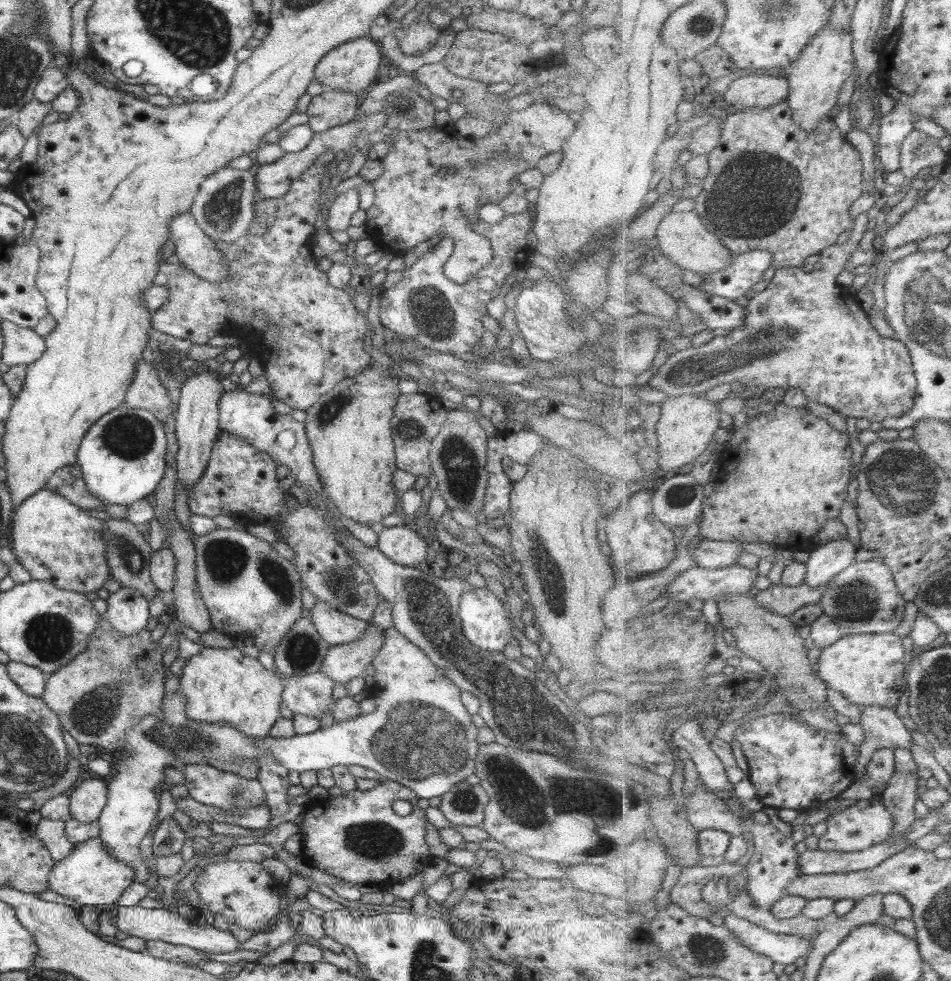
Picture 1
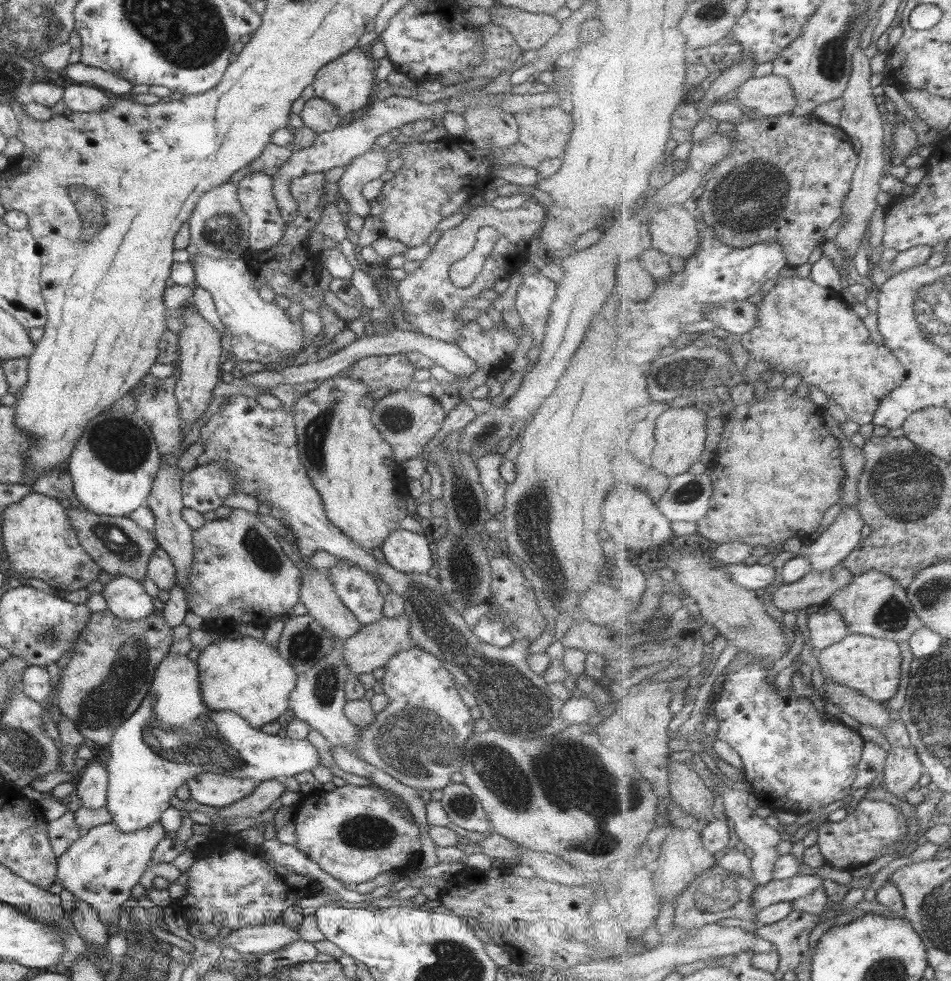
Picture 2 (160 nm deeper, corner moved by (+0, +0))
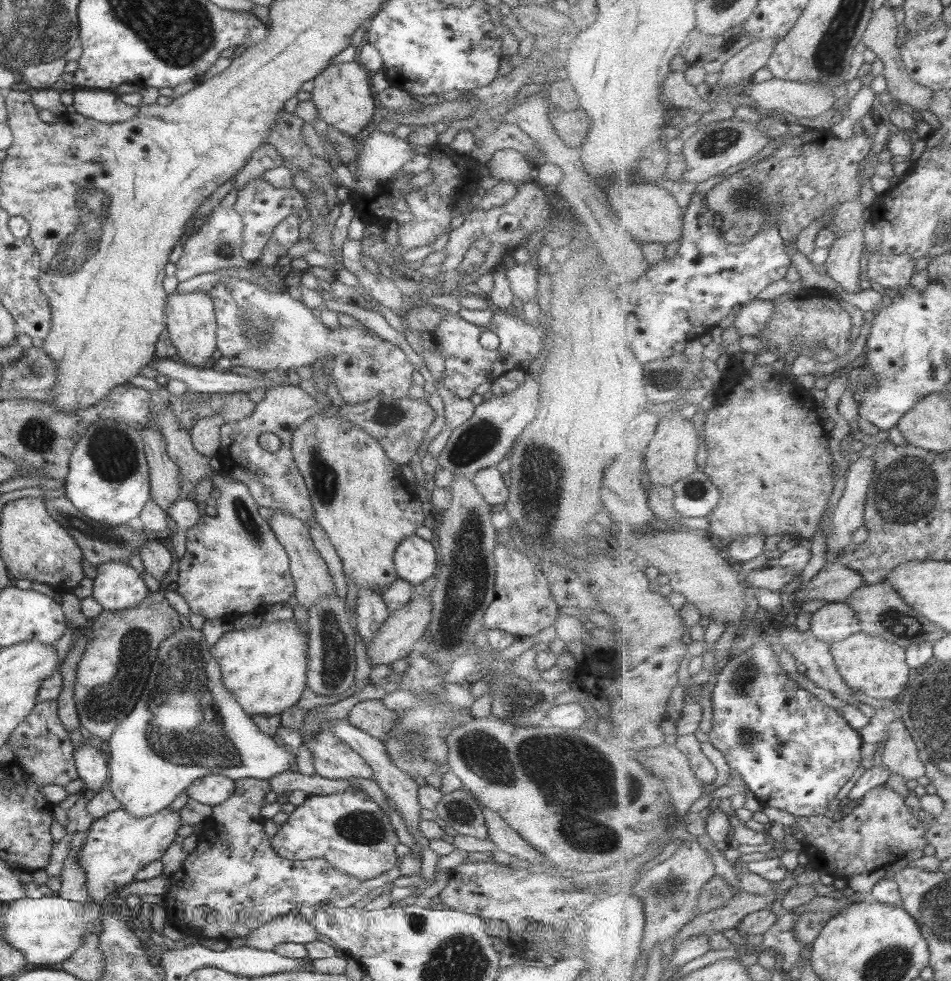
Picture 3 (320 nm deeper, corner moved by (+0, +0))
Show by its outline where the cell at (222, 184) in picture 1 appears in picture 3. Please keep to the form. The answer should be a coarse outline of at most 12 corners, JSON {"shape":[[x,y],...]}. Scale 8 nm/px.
{"shape":[[214,206],[182,245],[177,282],[246,268],[240,216]]}

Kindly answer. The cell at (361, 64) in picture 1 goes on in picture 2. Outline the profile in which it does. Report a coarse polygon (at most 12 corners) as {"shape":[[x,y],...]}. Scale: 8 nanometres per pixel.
{"shape":[[352,49],[318,69],[314,96],[340,118],[371,102],[377,61]]}

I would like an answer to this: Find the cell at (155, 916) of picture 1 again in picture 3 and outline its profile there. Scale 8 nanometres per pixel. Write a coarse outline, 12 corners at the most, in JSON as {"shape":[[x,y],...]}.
{"shape":[[290,912],[253,930],[245,946],[269,951],[285,942],[305,945],[317,932]]}

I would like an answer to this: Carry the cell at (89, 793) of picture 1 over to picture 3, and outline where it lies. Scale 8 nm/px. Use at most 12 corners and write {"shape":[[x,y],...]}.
{"shape":[[83,739],[73,751],[74,767],[89,799],[103,787],[107,763]]}

